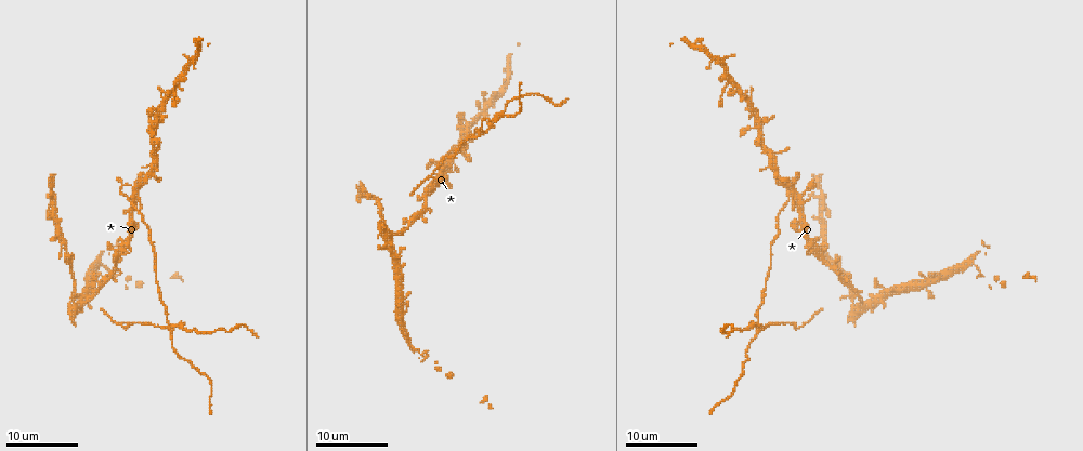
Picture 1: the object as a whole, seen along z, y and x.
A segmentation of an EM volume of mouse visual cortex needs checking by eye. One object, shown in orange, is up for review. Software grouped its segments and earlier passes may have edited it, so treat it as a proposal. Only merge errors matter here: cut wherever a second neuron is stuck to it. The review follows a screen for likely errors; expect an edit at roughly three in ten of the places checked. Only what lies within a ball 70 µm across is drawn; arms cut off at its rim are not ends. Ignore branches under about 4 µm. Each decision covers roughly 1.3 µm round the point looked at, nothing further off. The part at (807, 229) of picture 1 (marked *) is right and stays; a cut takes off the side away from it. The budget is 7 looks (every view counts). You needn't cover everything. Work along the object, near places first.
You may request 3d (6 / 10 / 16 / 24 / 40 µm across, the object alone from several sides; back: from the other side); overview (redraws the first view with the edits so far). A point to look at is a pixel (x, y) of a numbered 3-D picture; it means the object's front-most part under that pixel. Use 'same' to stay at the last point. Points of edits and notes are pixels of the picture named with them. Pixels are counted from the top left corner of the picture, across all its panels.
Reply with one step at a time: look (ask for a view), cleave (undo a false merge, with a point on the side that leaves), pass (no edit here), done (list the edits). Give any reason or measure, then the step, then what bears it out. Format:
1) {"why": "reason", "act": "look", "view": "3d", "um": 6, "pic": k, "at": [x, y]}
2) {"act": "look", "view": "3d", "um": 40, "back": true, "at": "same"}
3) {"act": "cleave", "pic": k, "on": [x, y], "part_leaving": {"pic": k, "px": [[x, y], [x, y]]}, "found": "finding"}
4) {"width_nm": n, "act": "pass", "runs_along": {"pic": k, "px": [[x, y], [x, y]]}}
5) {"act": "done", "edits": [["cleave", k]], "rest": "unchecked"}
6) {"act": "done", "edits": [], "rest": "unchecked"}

{"why": "small branch off a trunk", "act": "look", "view": "3d", "um": 24, "pic": 1, "at": [431, 162]}

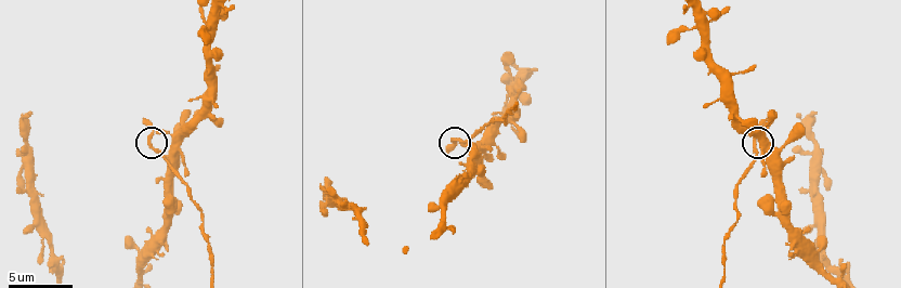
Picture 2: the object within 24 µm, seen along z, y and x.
{"act": "look", "view": "3d", "um": 10, "pic": 2, "at": [452, 138]}

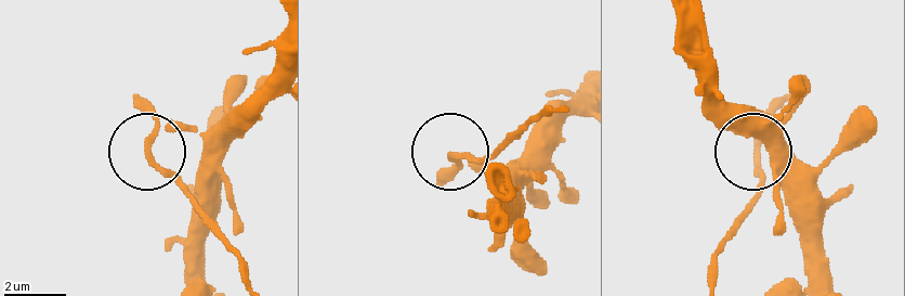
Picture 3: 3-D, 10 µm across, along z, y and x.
{"act": "look", "view": "3d", "um": 10, "back": true, "pic": 3, "at": [147, 149]}

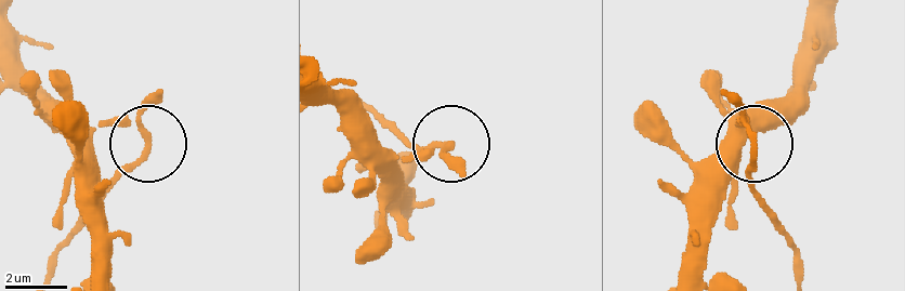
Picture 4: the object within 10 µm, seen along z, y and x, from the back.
{"act": "pass", "found": "continuous, no second neuron"}

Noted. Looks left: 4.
{"act": "look", "view": "3d", "um": 24, "pic": 1, "at": [485, 101]}

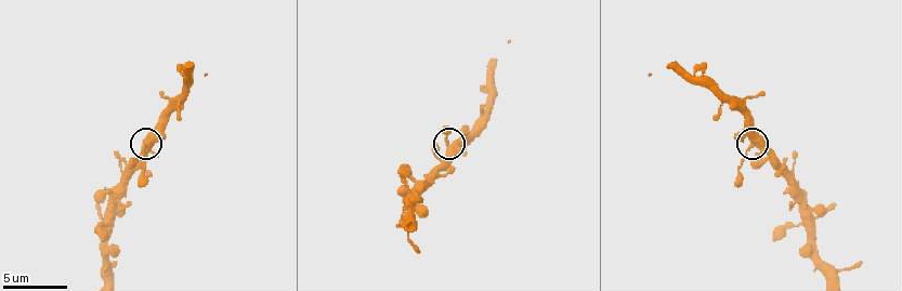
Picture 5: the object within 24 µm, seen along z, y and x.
{"act": "look", "view": "3d", "um": 6, "pic": 5, "at": [449, 145]}

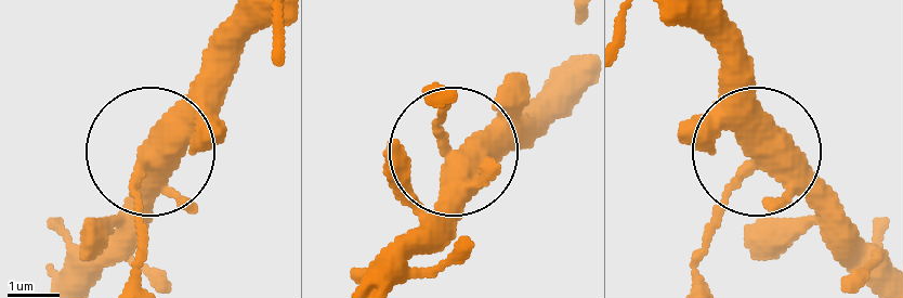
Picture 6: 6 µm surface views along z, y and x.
{"act": "pass", "runs_along": {"pic": 6, "px": [[57, 281], [122, 216], [144, 159], [135, 250]]}, "found": "all the same neuron"}

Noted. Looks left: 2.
{"act": "done", "edits": [], "rest": "unchecked"}

